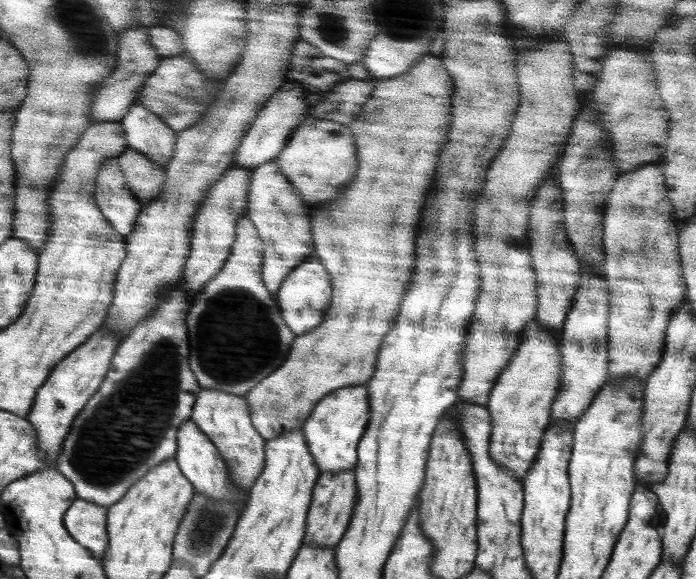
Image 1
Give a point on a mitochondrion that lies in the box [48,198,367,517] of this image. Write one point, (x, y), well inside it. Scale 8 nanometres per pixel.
(123, 431)

